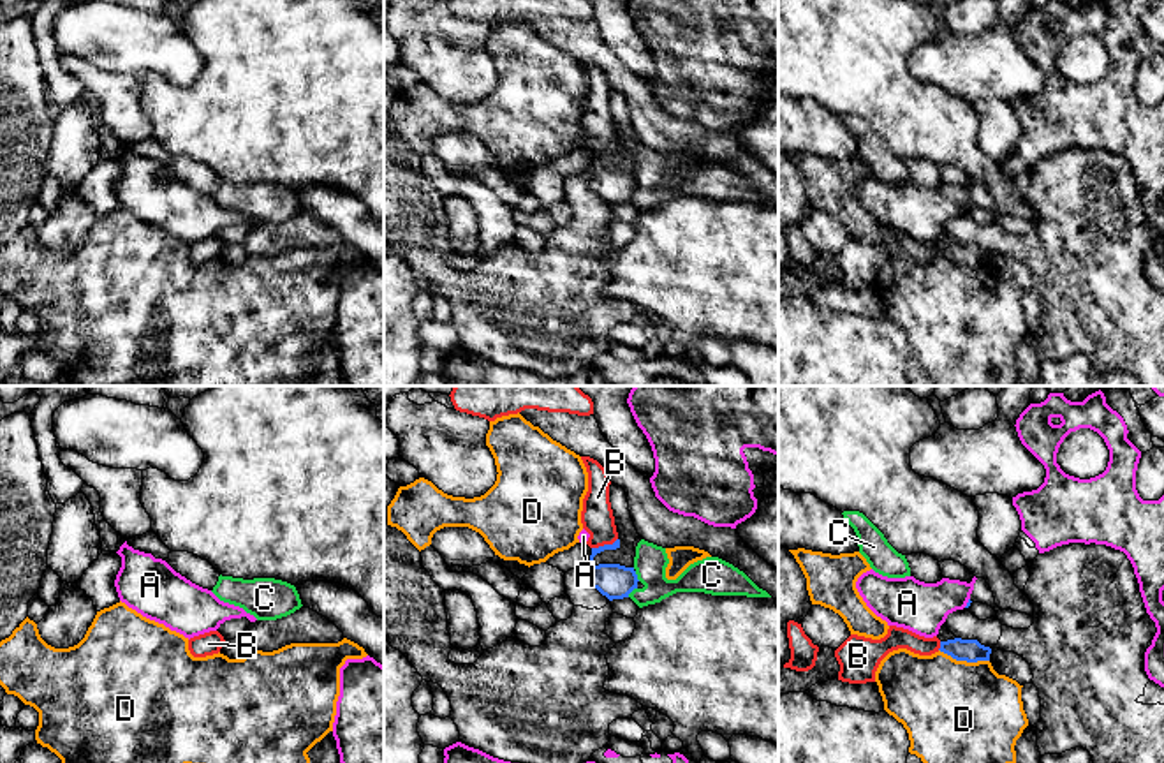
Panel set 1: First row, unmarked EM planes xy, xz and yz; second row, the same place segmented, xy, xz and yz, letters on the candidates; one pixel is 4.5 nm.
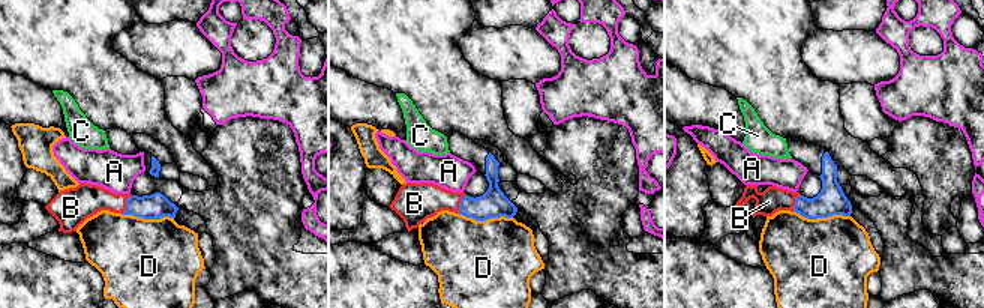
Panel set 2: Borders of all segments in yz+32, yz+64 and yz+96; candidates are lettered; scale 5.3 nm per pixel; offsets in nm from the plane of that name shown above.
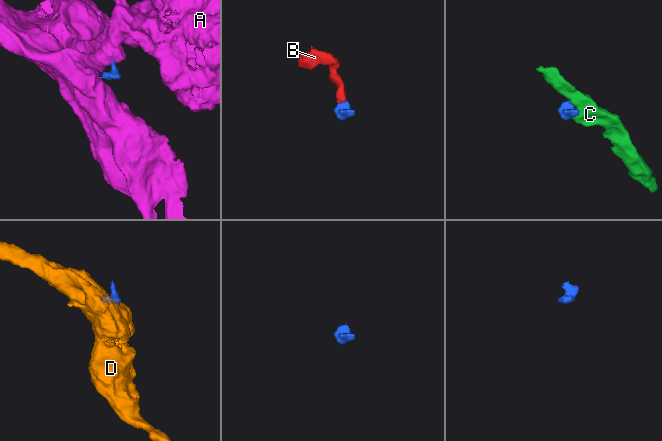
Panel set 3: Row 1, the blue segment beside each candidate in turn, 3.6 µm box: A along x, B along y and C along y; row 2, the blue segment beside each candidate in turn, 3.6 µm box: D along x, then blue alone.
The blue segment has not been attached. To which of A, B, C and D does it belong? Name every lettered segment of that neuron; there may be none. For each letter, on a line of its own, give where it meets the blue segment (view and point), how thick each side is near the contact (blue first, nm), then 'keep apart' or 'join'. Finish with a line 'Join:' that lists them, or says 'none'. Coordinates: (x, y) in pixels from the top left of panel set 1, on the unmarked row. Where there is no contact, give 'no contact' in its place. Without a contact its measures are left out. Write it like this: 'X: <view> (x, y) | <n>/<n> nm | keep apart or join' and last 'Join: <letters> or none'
A: yz (967, 208) | 20/220 nm | keep apart
B: xz (604, 150) | 160/150 nm | join
C: xz (631, 196) | 160/150 nm | keep apart
D: yz (964, 265) | 110/480 nm | keep apart
Join: B

